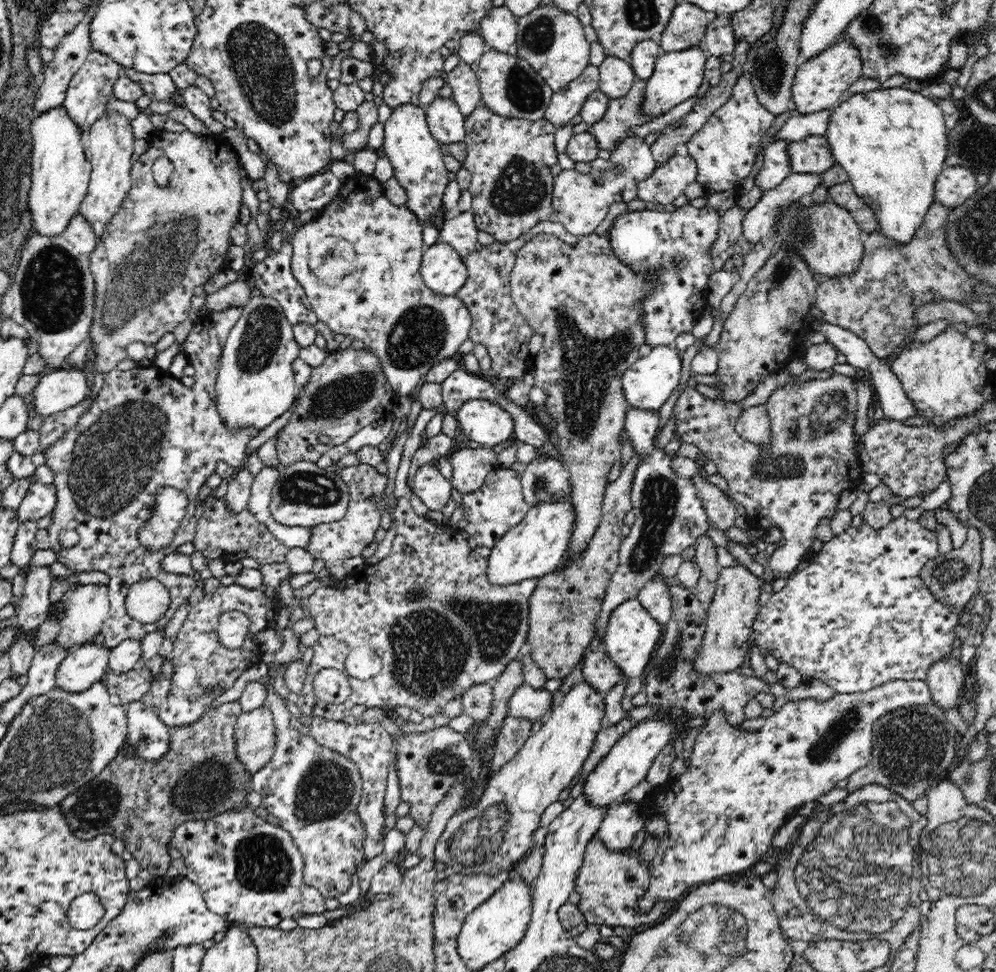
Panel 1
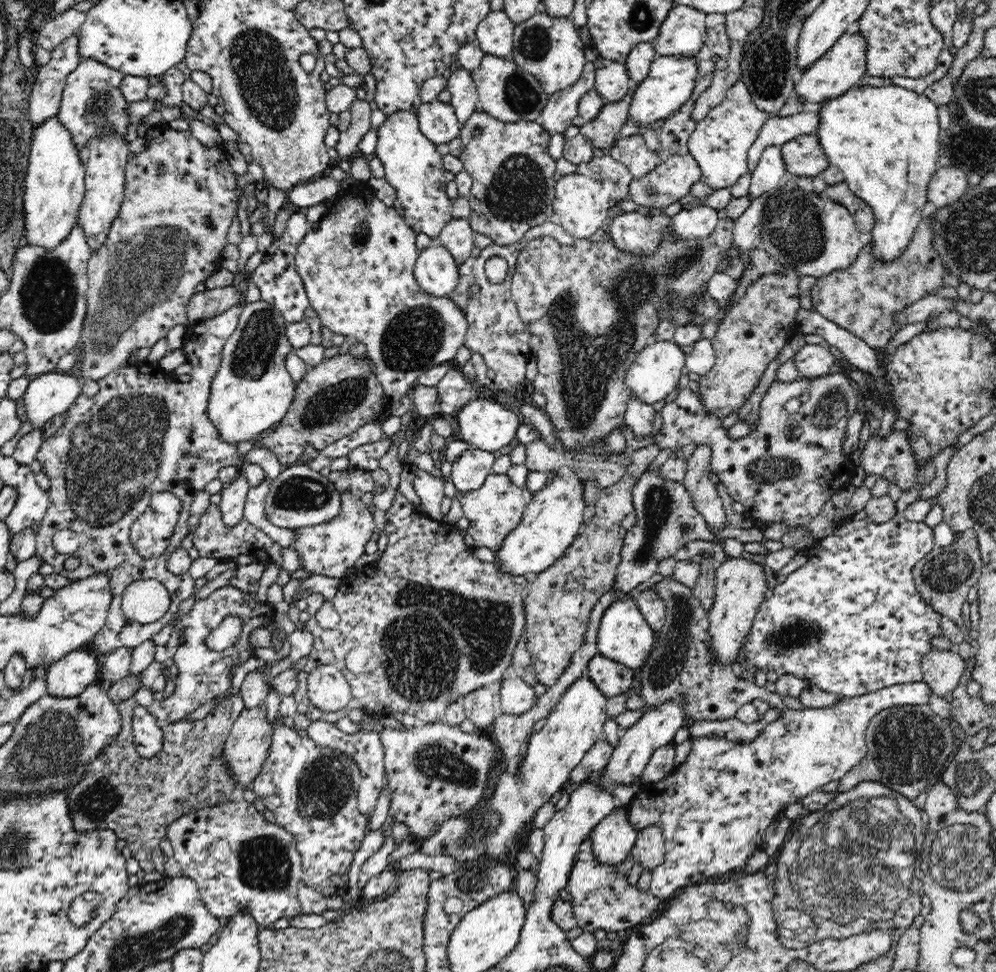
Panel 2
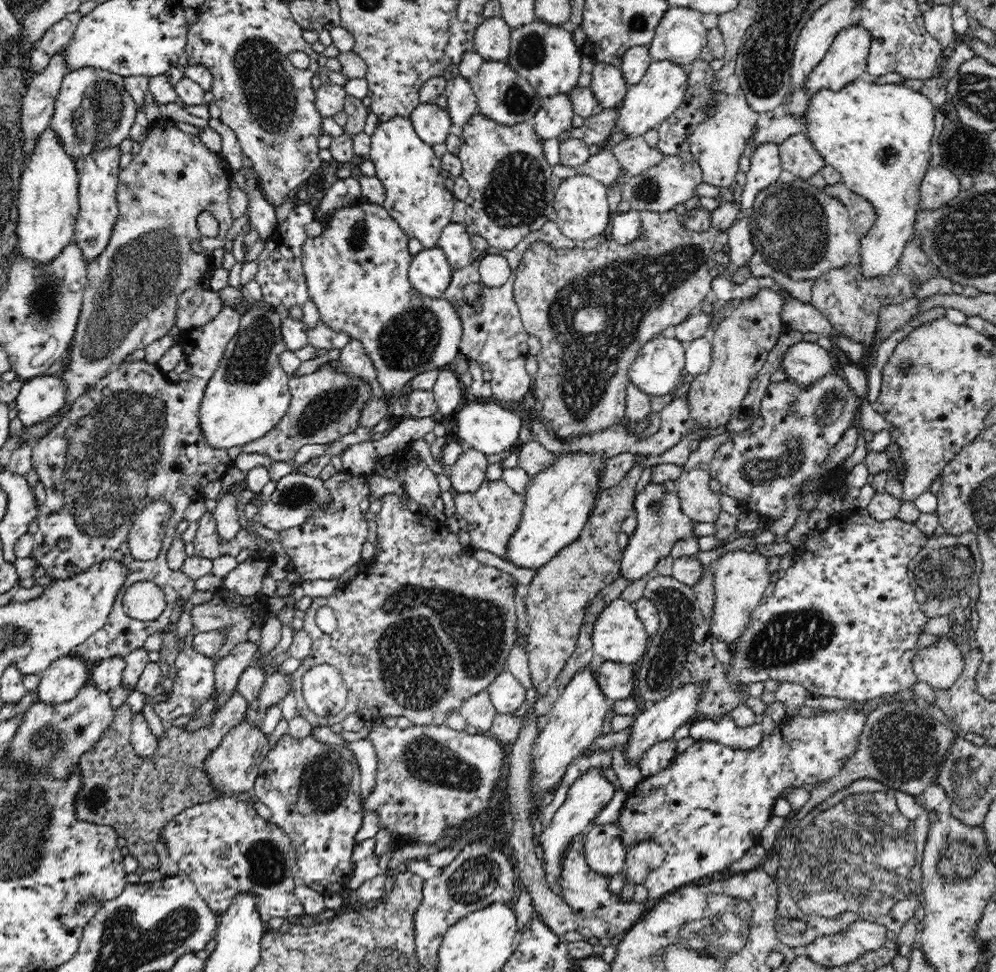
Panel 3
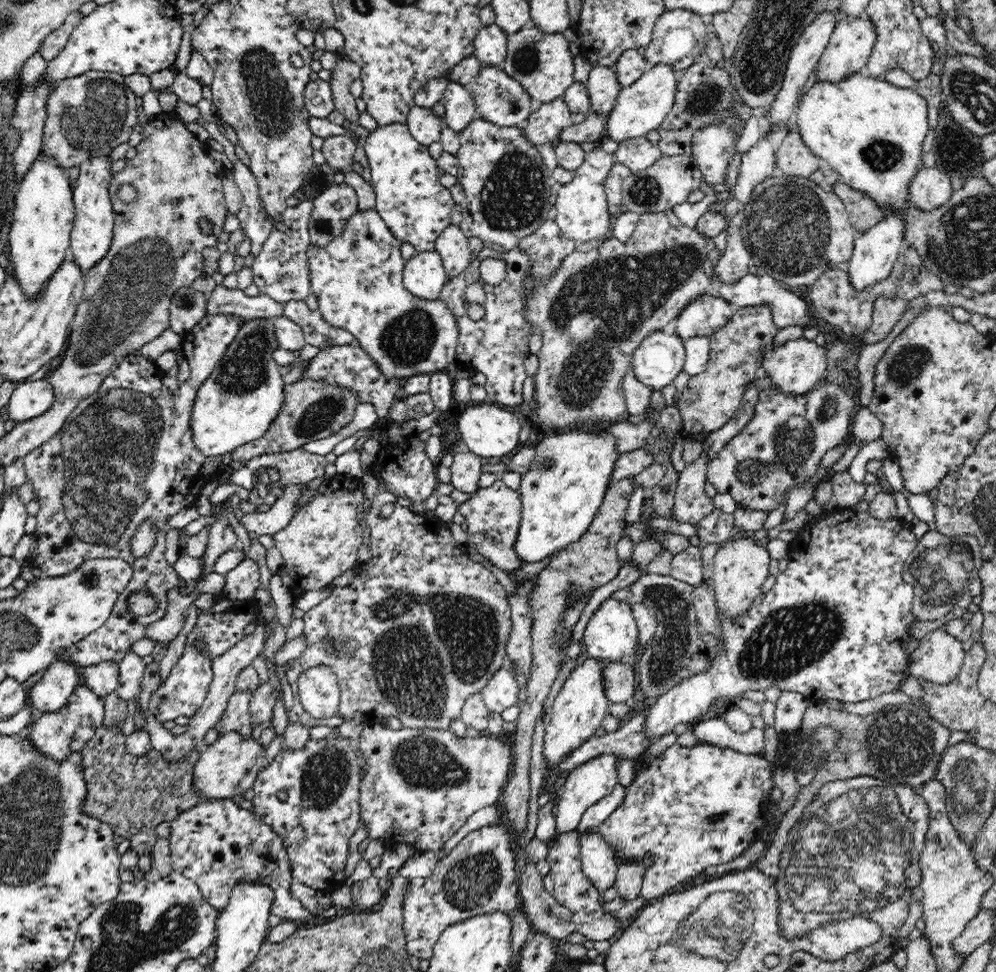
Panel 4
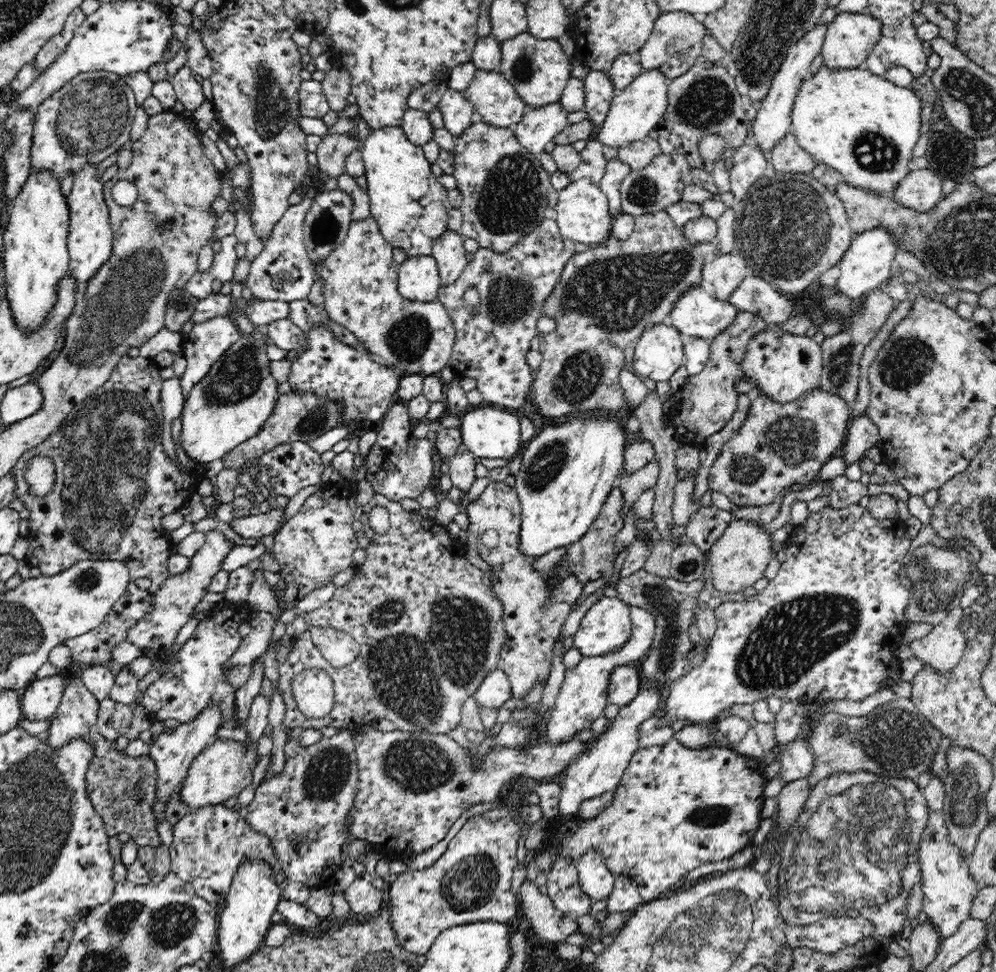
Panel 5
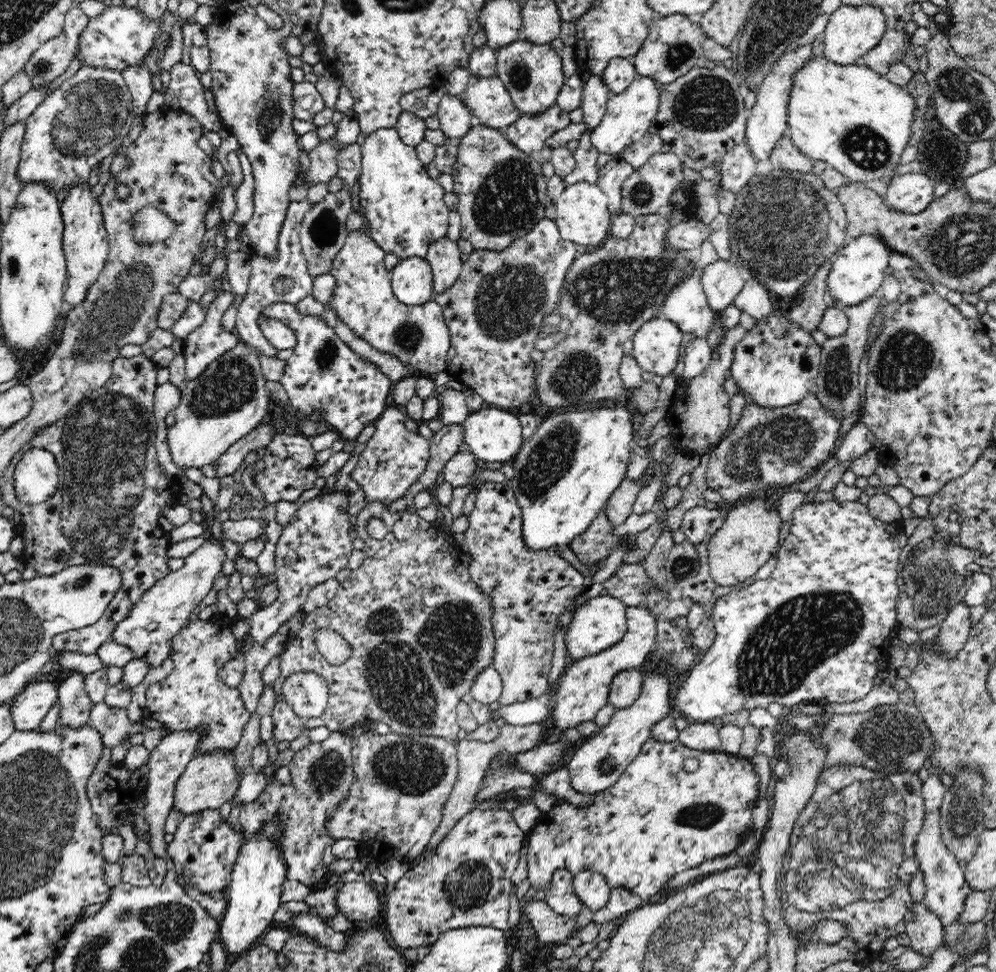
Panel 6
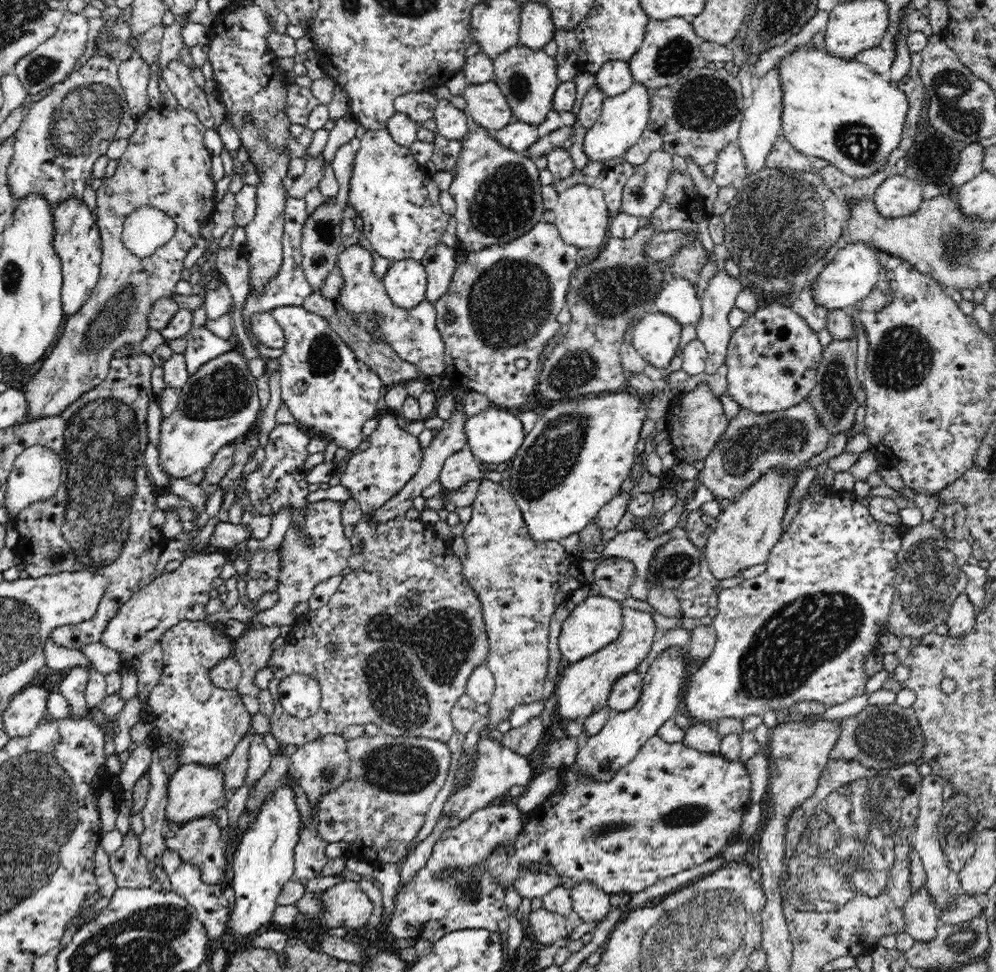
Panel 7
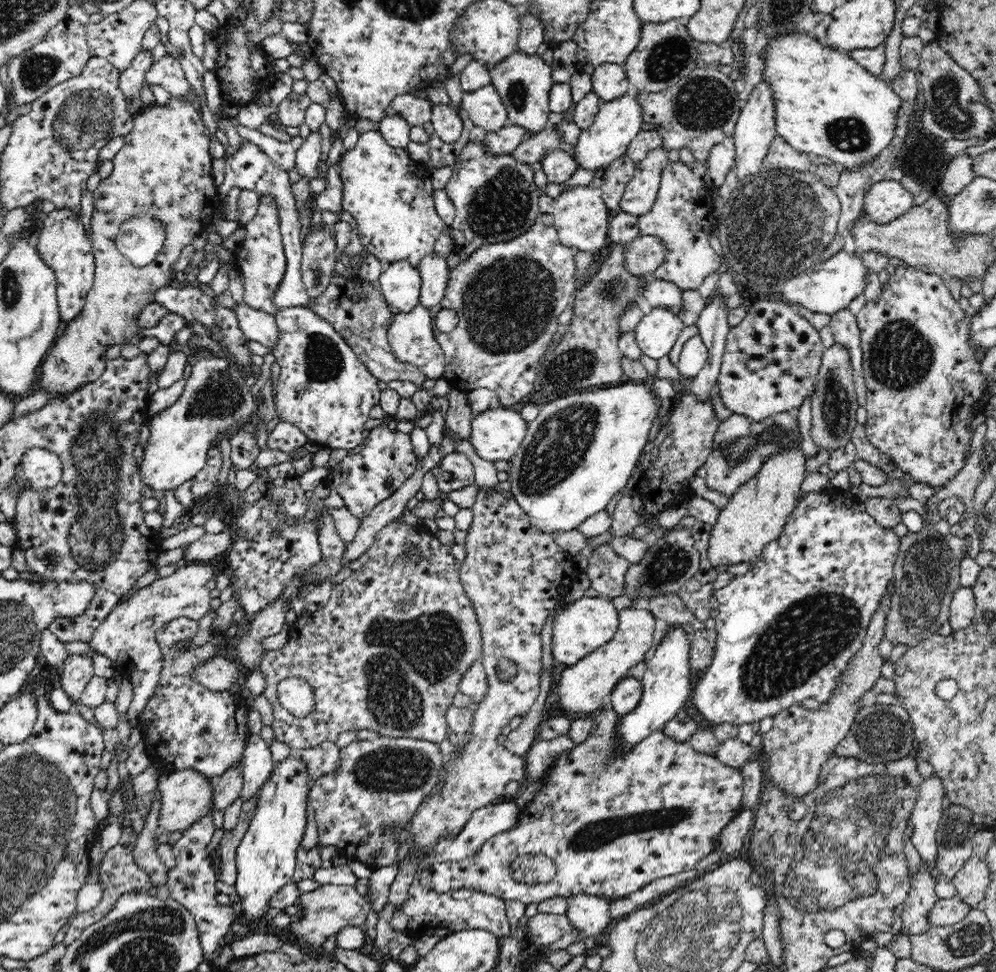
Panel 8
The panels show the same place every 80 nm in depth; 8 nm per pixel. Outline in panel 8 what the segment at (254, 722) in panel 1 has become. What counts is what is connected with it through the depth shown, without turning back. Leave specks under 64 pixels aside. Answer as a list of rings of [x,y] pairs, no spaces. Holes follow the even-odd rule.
[[[193,768],[171,770],[159,778],[157,790],[161,794],[162,808],[159,816],[161,831],[171,833],[175,830],[185,831],[203,816],[210,815],[215,810],[215,782]]]

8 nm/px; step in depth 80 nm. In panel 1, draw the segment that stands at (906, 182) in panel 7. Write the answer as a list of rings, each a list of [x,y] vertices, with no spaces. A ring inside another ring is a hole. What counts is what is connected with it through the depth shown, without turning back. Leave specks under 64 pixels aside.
[[[964,166],[944,168],[936,179],[935,200],[952,208],[964,204],[980,188],[977,175]]]

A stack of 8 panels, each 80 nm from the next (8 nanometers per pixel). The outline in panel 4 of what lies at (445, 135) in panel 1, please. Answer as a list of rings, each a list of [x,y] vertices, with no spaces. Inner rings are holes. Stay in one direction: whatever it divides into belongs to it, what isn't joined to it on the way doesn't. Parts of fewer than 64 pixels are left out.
[[[414,105],[407,116],[409,131],[412,136],[427,147],[432,142],[439,142],[442,129],[446,127],[445,120],[442,120],[433,111],[433,107],[426,108],[425,106]]]

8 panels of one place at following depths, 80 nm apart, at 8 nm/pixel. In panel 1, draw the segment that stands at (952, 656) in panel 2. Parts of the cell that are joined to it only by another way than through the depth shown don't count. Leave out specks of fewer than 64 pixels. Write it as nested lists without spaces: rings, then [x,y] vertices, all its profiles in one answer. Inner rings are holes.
[[[949,659],[935,662],[928,669],[925,681],[930,689],[931,702],[938,710],[958,710],[964,684],[962,665]]]

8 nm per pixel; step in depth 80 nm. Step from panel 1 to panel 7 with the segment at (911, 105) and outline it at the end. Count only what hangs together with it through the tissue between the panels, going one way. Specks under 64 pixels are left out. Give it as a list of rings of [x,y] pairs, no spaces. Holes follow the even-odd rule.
[[[811,45],[806,46],[805,49],[798,48],[791,54],[779,62],[779,69],[781,72],[780,80],[783,86],[783,111],[782,111],[782,130],[785,138],[789,143],[806,157],[818,157],[830,163],[832,167],[844,172],[855,179],[863,179],[872,176],[875,172],[882,170],[888,166],[888,160],[892,153],[898,148],[901,143],[904,132],[904,123],[906,122],[907,112],[910,108],[908,97],[902,92],[896,84],[891,81],[884,80],[877,72],[868,68],[867,64],[858,62],[856,60],[844,60],[840,57],[832,56],[828,53],[818,51],[812,48]],[[863,240],[848,243],[839,249],[832,262],[822,270],[820,277],[813,284],[814,300],[818,304],[824,304],[828,310],[849,310],[860,304],[876,288],[876,282],[885,270],[880,264],[880,252],[882,250],[870,246]]]

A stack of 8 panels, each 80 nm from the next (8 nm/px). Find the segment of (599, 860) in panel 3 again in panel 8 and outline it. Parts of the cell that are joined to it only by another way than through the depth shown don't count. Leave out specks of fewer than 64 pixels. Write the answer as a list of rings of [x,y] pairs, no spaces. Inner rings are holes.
[[[576,892],[568,899],[568,912],[566,918],[570,920],[574,928],[580,930],[584,939],[587,936],[598,936],[600,932],[606,932],[611,924],[611,902],[586,892]]]

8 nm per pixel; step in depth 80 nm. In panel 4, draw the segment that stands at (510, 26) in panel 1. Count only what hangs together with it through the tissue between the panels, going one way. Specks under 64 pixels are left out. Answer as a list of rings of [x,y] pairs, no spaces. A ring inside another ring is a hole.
[[[494,22],[489,26],[483,26],[476,34],[474,39],[474,55],[478,57],[481,62],[488,66],[499,66],[503,68],[506,60],[508,45],[507,34],[500,25]]]

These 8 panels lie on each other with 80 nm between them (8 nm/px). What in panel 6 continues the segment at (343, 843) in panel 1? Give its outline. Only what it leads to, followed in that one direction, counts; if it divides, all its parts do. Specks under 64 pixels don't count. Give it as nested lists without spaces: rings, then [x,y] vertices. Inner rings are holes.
[[[334,731],[322,742],[311,741],[296,751],[292,762],[287,764],[290,783],[281,783],[275,778],[253,802],[244,804],[240,810],[241,828],[252,836],[278,821],[278,832],[271,837],[271,844],[275,844],[283,854],[287,880],[321,889],[321,881],[333,876],[329,867],[338,859],[332,851],[338,839],[328,835],[327,824],[335,810],[349,797],[355,782],[352,739],[349,732]]]

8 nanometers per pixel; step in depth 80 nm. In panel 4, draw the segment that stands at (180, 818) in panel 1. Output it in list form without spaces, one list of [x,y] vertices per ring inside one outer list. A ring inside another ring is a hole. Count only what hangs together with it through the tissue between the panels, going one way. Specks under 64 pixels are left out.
[[[238,690],[229,698],[229,703],[224,709],[224,714],[220,716],[218,724],[214,726],[216,736],[232,731],[249,736],[255,731],[249,711],[250,698],[251,694],[248,691],[242,692]],[[122,724],[102,726],[80,751],[86,781],[82,812],[109,824],[114,835],[128,839],[130,850],[142,857],[153,850],[158,840],[156,828],[159,824],[174,820],[184,810],[202,801],[195,788],[194,769],[200,753],[211,742],[194,746],[192,752],[180,760],[168,760],[162,752],[154,749],[141,757],[133,756],[127,751],[125,738]]]

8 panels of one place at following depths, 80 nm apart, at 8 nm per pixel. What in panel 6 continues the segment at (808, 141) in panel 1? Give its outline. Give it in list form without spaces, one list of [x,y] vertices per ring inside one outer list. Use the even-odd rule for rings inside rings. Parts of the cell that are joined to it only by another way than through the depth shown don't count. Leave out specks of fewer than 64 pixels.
[[[786,134],[777,143],[769,155],[774,169],[798,171],[810,173],[813,168],[813,160],[804,154]]]

